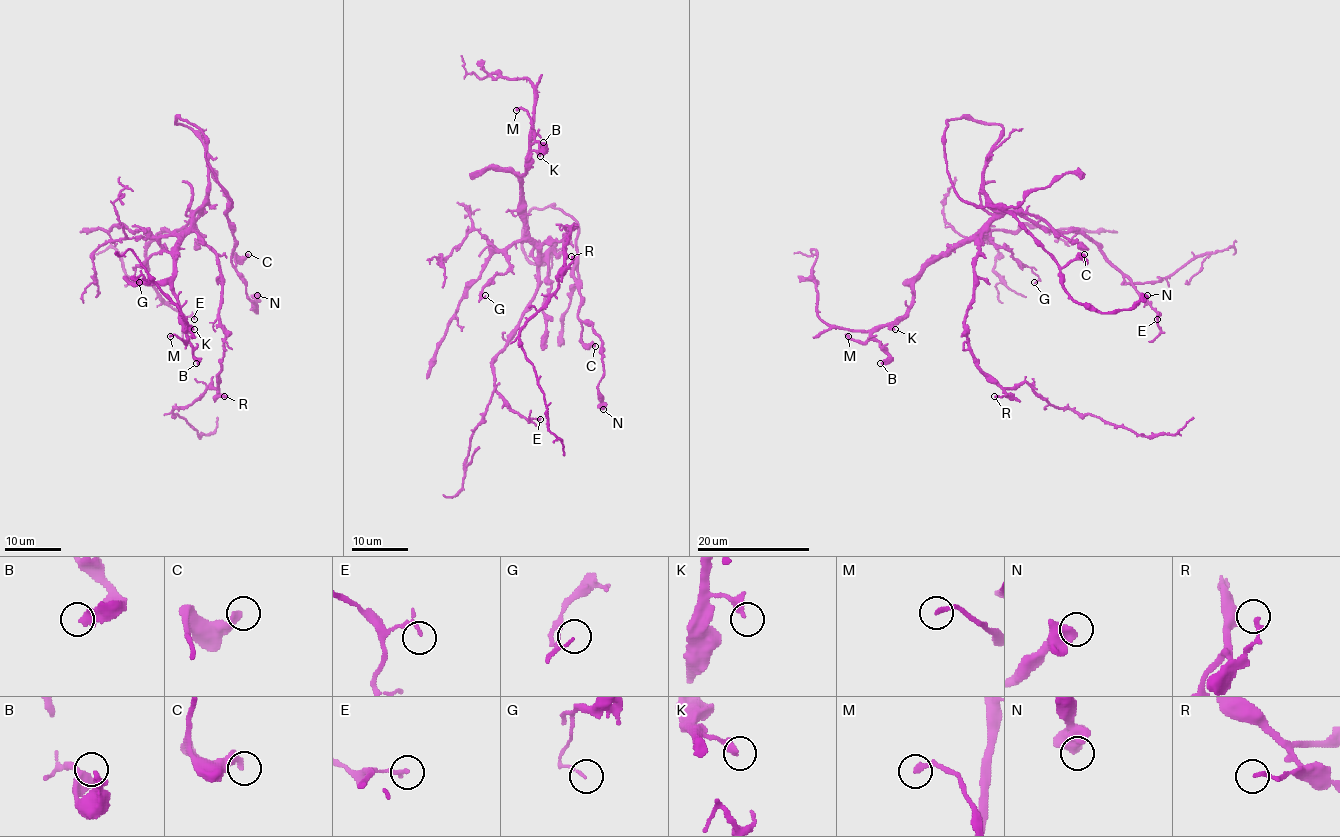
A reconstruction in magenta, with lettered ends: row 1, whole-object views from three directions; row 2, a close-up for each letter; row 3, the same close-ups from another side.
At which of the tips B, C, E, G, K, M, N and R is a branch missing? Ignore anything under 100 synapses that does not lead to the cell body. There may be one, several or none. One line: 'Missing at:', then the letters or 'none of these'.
Missing at: none of these

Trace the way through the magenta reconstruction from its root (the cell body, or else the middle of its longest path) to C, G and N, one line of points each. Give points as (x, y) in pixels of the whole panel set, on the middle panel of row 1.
C: (555, 245), (539, 264), (527, 259), (522, 233), (533, 208), (553, 205), (577, 222), (581, 340), (595, 346)
G: (555, 245), (540, 256), (530, 243), (515, 242), (506, 250), (509, 268), (495, 275), (478, 299), (485, 295)
N: (555, 245), (539, 264), (527, 259), (533, 208), (577, 222), (578, 318), (602, 341), (603, 409)

